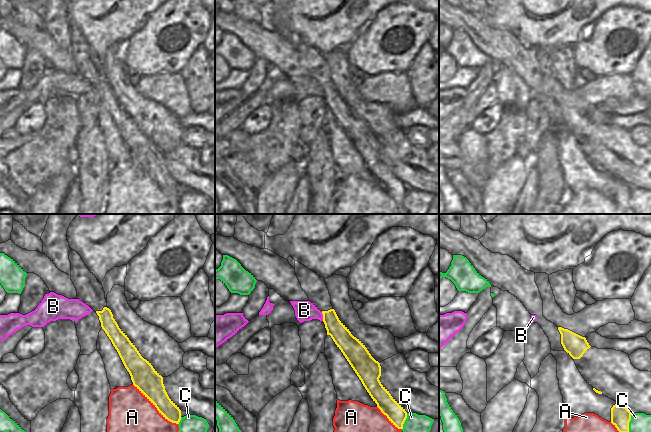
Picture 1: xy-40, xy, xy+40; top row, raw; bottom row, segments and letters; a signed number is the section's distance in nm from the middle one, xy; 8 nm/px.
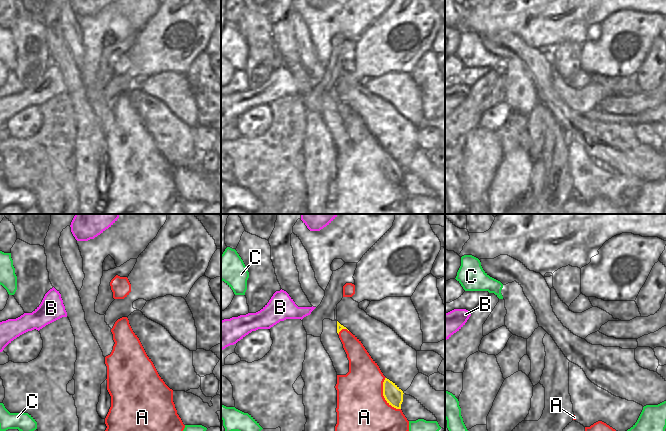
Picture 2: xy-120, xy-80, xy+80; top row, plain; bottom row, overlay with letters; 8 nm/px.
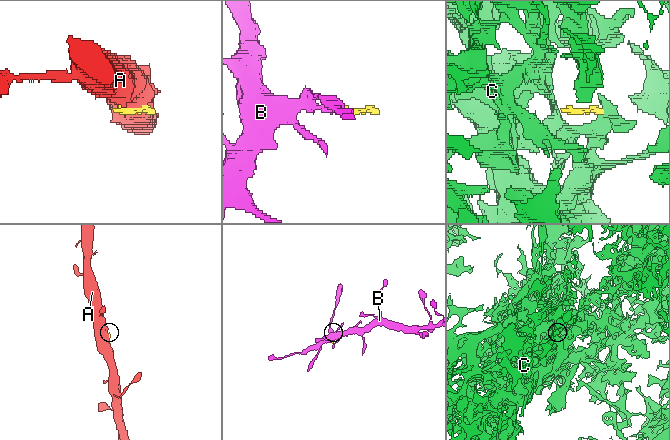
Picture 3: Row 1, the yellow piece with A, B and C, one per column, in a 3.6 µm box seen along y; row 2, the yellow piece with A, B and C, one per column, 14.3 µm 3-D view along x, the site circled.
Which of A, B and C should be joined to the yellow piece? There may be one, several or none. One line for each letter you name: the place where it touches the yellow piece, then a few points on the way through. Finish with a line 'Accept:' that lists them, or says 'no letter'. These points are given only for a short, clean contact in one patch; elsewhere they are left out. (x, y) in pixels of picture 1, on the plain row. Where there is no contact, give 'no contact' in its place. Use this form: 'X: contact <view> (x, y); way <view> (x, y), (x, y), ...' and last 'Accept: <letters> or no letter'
Accept: no letter

